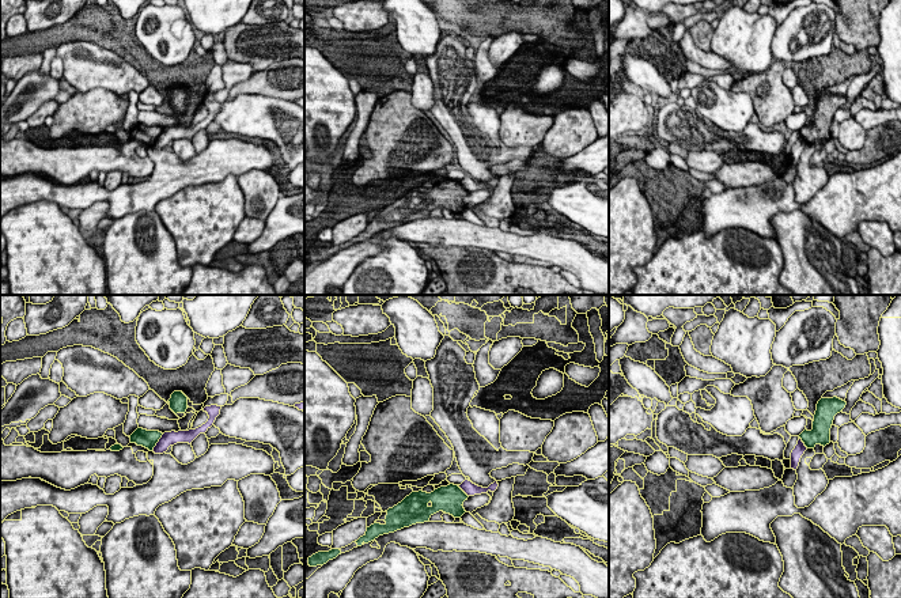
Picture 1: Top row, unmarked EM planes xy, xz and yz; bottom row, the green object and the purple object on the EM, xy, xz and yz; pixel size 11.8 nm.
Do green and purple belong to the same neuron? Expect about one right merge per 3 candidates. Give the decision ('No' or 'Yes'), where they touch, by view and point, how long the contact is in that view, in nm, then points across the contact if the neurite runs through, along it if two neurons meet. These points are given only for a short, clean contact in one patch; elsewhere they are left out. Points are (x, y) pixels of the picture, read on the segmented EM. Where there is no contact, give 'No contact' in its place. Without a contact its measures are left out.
No. Touches green at xy (158, 441). Shared border 260 nm. Boundary: xy (163, 434), (151, 450)

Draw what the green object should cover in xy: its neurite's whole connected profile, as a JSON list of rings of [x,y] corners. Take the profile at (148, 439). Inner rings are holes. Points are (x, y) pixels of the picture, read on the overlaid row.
[[[137,428],[129,438],[130,443],[136,443],[137,446],[143,446],[152,451],[162,435],[163,434],[159,431],[147,431],[143,428]]]

